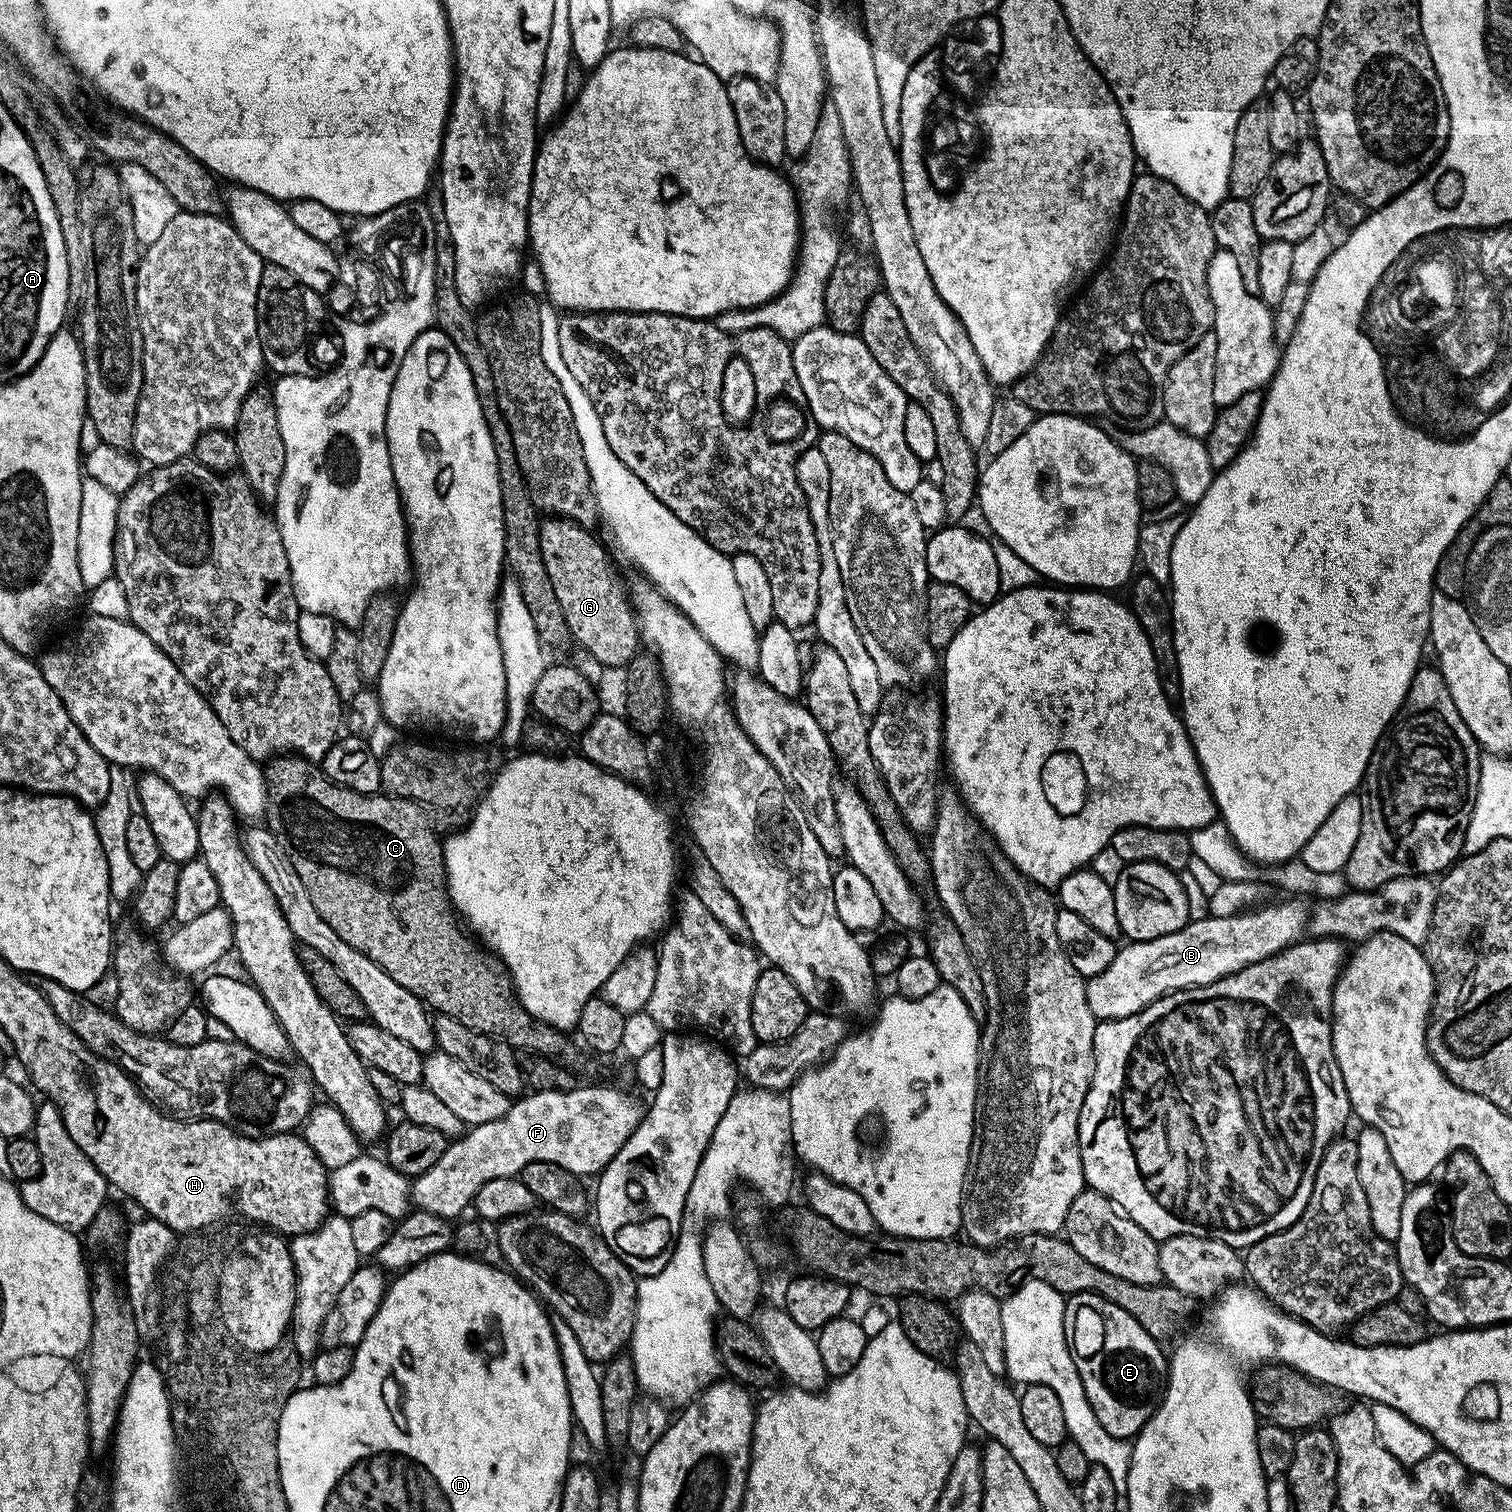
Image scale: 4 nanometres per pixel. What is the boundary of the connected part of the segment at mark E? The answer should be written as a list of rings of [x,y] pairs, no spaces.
[[[1080,1292],[1067,1297],[1064,1305],[1064,1333],[1068,1339],[1068,1349],[1074,1358],[1074,1366],[1082,1378],[1086,1398],[1102,1422],[1102,1430],[1119,1440],[1131,1441],[1146,1426],[1146,1422],[1156,1412],[1160,1398],[1166,1391],[1169,1357],[1163,1352],[1161,1341],[1154,1339],[1126,1310],[1114,1306],[1106,1298],[1093,1292]]]

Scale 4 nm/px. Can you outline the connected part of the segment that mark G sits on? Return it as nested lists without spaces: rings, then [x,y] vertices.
[[[561,516],[541,519],[542,562],[546,562],[546,574],[550,574],[554,594],[562,606],[569,637],[604,664],[605,669],[620,670],[641,651],[640,622],[626,584],[624,588],[607,550],[592,535],[589,529]]]

